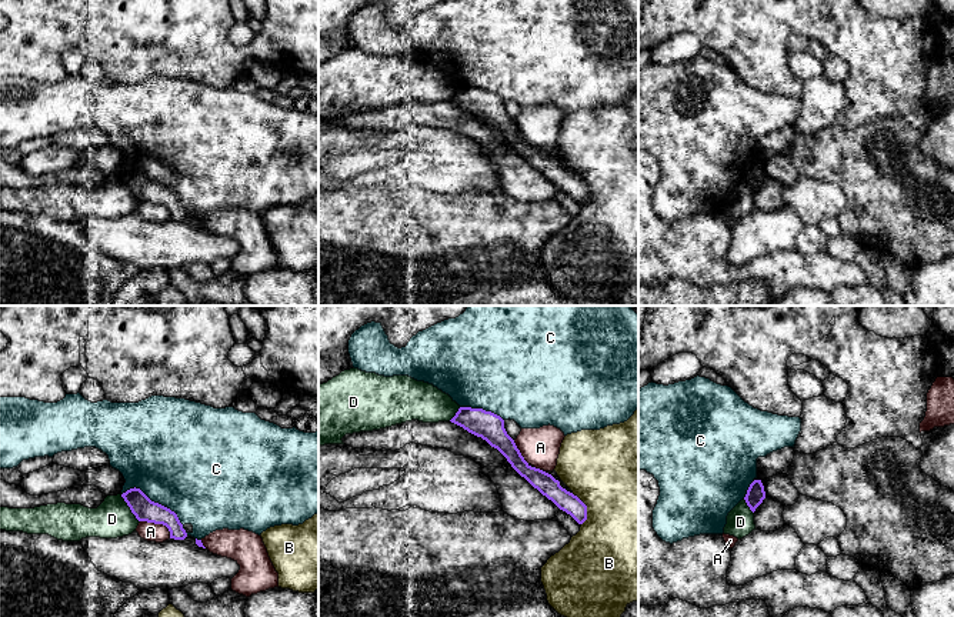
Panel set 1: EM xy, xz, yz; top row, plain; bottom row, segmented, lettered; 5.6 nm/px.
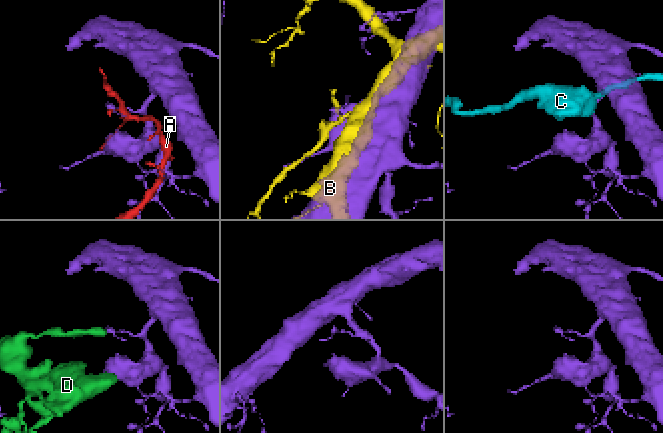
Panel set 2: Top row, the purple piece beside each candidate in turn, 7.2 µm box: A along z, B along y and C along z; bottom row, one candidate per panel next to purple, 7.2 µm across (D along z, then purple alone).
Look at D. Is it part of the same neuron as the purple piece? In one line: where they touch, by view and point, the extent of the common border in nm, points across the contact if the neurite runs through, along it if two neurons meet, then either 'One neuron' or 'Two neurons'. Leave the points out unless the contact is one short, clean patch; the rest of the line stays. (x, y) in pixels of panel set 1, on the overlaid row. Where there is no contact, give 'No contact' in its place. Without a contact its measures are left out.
Touches purple at xy (130, 509). Shared border 190 nm. Boundary: xy (120, 494), (139, 522). Two neurons

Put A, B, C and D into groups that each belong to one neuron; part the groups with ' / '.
A / B / C / D

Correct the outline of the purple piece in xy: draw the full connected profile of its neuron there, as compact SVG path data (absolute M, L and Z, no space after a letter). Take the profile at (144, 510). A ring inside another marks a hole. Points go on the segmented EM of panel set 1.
M130 488L121 494L131 513L139 521L163 524L170 531L170 538L184 540L187 537L177 514L170 508L151 501L140 488Z

